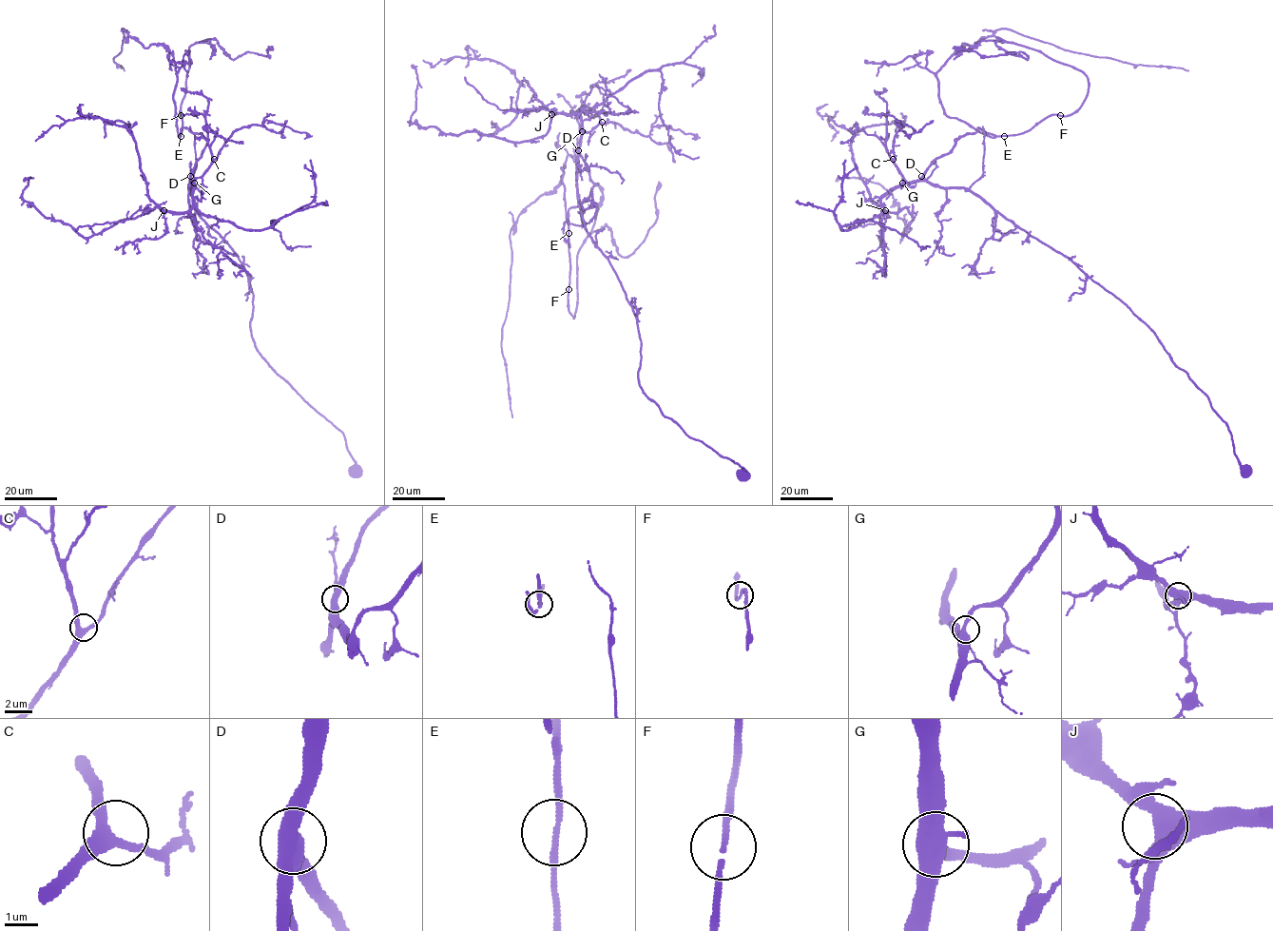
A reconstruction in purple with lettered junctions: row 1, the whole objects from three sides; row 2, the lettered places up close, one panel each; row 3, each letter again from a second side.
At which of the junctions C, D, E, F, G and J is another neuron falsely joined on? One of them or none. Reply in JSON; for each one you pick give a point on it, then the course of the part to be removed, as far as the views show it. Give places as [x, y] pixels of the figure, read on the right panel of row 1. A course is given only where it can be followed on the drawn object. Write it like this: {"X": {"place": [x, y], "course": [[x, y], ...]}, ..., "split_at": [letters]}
{"split_at": []}

